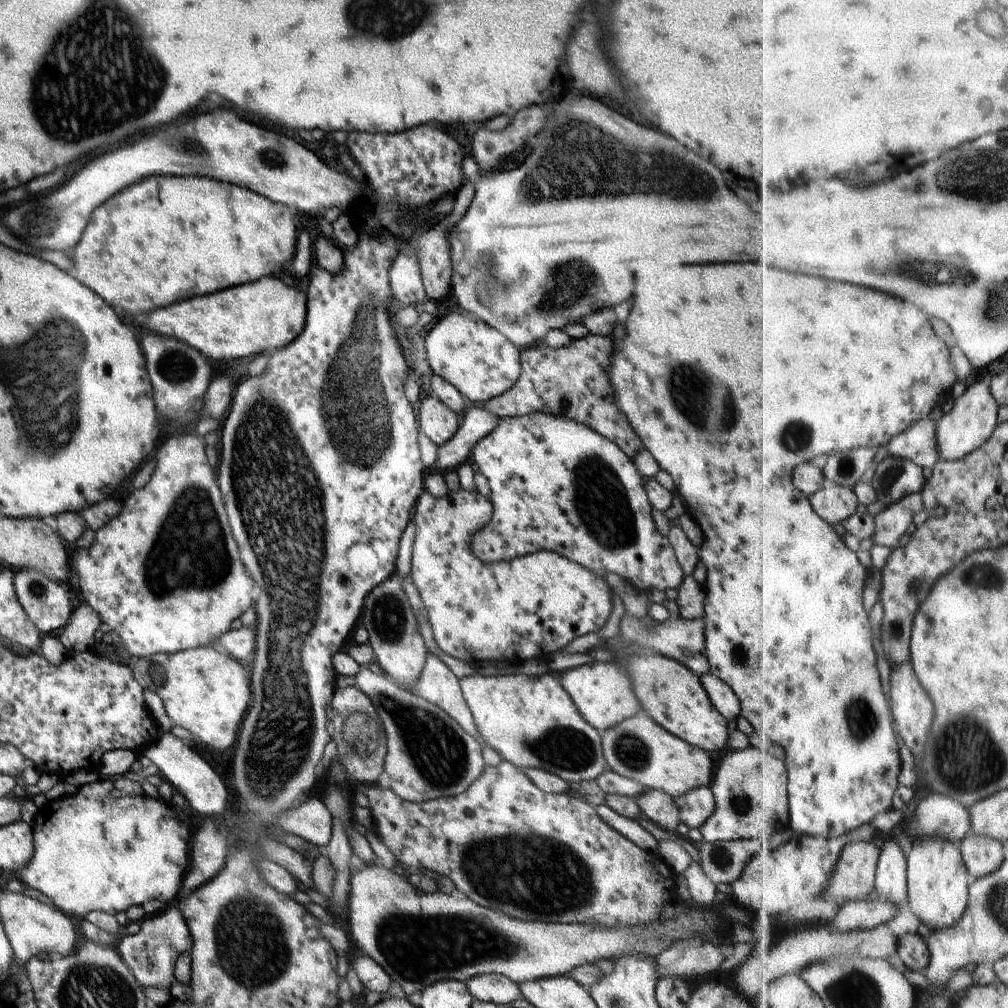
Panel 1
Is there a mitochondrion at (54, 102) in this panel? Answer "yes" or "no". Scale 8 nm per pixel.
yes

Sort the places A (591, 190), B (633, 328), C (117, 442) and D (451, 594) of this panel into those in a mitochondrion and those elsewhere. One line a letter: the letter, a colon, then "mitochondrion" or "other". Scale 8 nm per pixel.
A: mitochondrion
B: other
C: other
D: other

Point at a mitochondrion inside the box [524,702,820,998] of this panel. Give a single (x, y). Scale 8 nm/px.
(631, 751)

